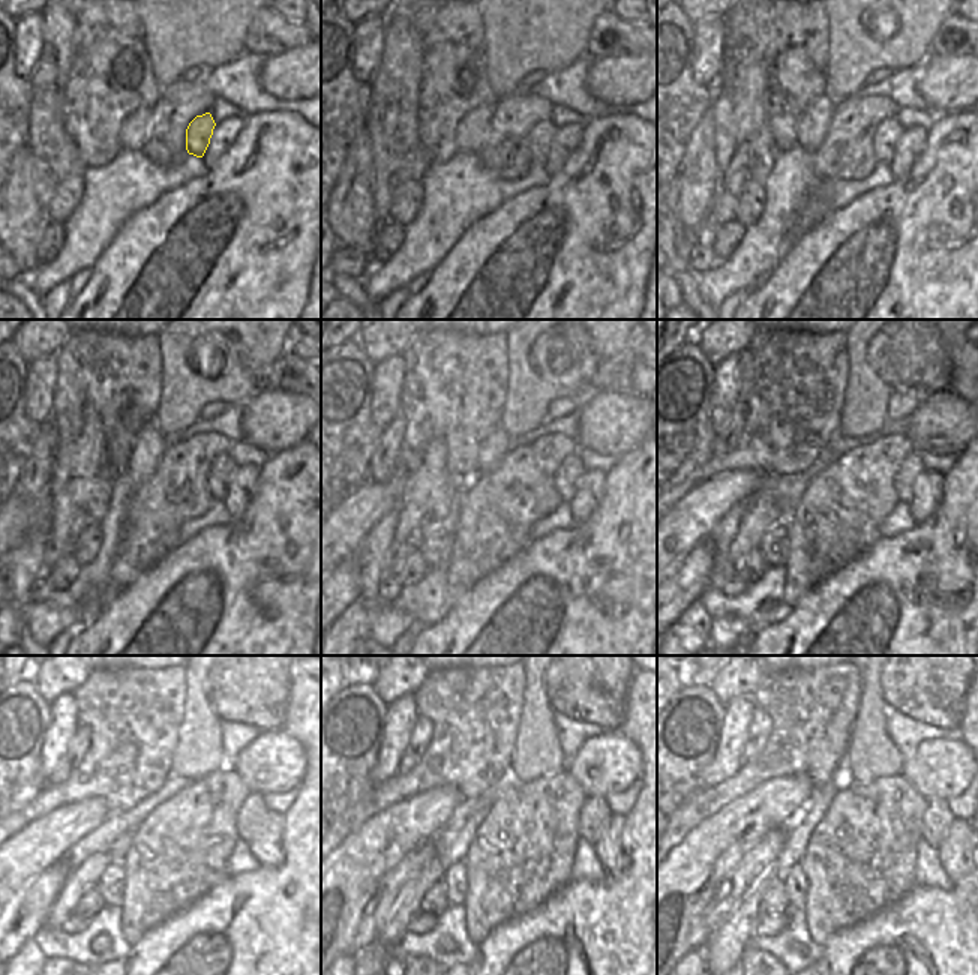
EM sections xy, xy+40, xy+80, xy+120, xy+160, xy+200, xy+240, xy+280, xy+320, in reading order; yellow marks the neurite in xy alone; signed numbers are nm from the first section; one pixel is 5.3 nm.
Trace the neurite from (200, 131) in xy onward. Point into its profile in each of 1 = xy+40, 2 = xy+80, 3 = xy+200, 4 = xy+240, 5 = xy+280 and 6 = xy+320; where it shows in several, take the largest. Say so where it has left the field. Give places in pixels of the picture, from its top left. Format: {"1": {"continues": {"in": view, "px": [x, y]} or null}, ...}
{"1": {"continues": {"in": "xy+40", "px": [540, 137]}}, "2": {"continues": {"in": "xy+80", "px": [890, 131]}}, "3": {"continues": {"in": "xy+200", "px": [905, 477]}}, "4": {"continues": {"in": "xy+240", "px": [251, 816]}}, "5": {"continues": {"in": "xy+280", "px": [594, 815]}}, "6": {"continues": {"in": "xy+320", "px": [938, 818]}}}

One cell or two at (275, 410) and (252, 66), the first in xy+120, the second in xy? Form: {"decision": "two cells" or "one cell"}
{"decision": "two cells"}

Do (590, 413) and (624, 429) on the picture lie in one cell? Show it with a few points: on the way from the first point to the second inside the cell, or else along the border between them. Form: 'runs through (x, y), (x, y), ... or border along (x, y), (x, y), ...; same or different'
runs through (599, 414), (615, 423); same

